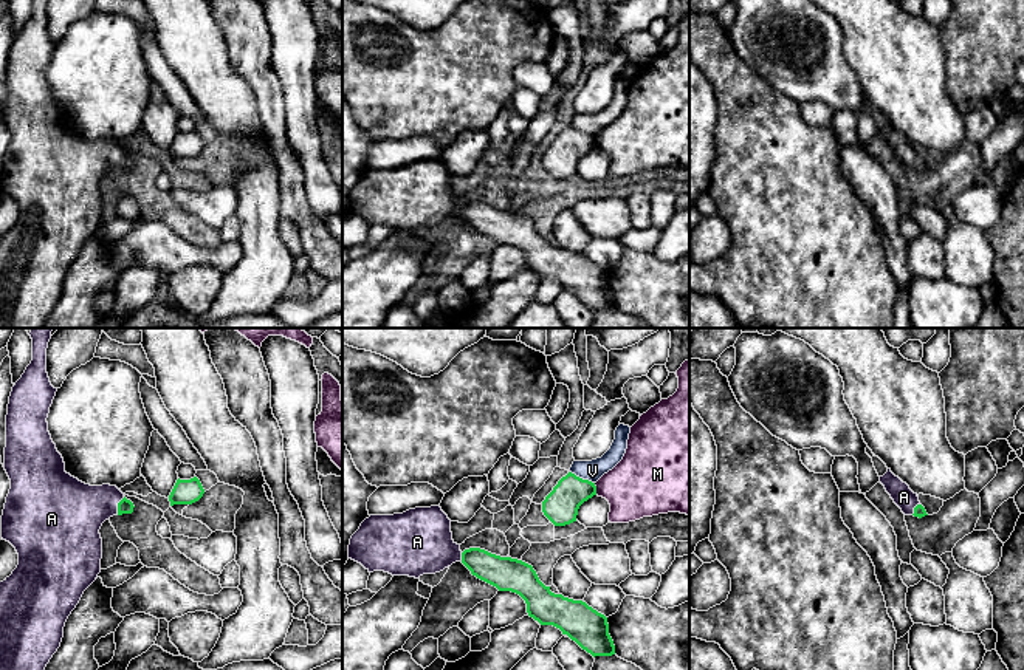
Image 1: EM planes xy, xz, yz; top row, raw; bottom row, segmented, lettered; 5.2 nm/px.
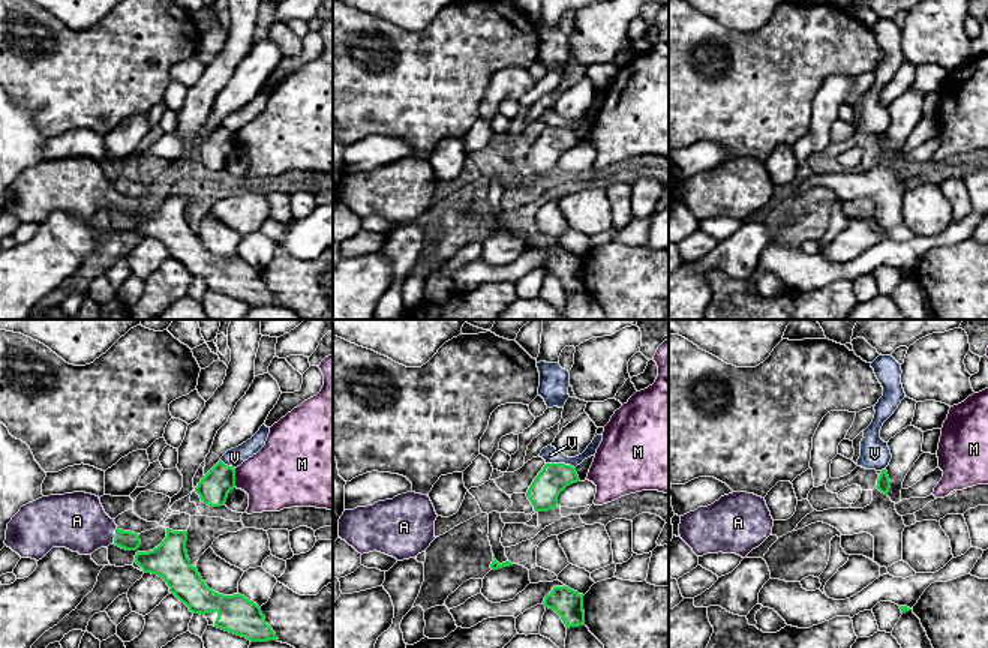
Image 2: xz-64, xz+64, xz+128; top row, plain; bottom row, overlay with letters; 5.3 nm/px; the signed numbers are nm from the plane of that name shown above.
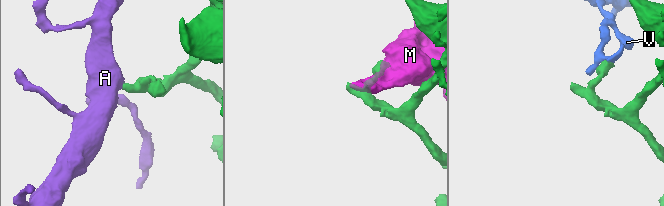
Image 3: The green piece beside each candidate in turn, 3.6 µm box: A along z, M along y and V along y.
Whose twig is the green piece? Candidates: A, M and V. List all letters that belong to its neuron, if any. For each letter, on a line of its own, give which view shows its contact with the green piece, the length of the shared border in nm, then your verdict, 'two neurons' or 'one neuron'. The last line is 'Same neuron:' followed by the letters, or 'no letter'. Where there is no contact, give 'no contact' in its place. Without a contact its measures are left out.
A: xy | 100 nm | one neuron
M: xz | 70 nm | two neurons
V: xz | 140 nm | two neurons
Same neuron: A

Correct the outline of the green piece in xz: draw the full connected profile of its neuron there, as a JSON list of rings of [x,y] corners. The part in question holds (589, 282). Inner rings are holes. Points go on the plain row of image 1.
[[[440,159],[415,161],[403,167],[370,169],[352,189],[349,212],[369,226],[418,232],[462,215],[472,229],[499,244],[519,248],[527,266],[541,279],[553,279],[595,309],[615,308],[607,271],[582,254],[555,248],[531,218],[480,201],[463,206],[452,193],[451,173]]]

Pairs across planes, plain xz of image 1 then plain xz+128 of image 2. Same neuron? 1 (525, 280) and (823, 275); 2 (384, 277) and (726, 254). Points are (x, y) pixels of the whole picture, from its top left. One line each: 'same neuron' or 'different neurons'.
1: different neurons
2: different neurons

